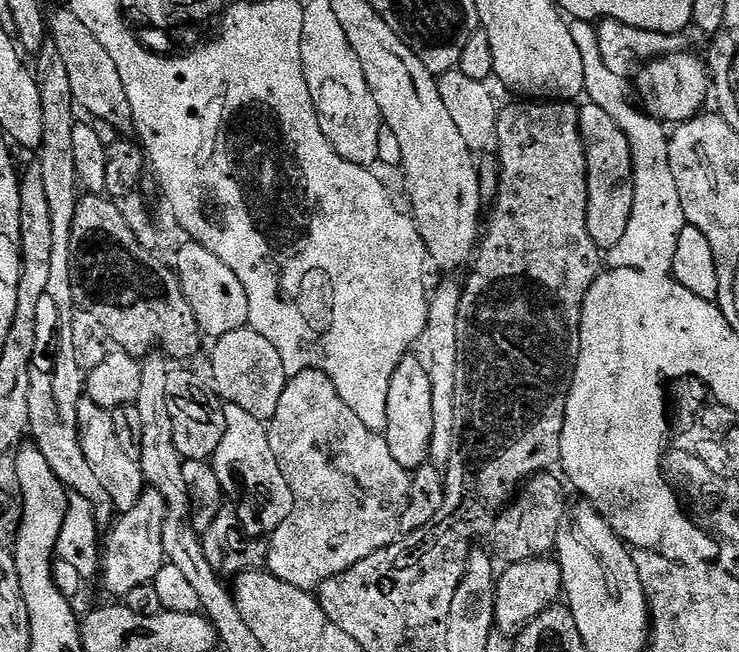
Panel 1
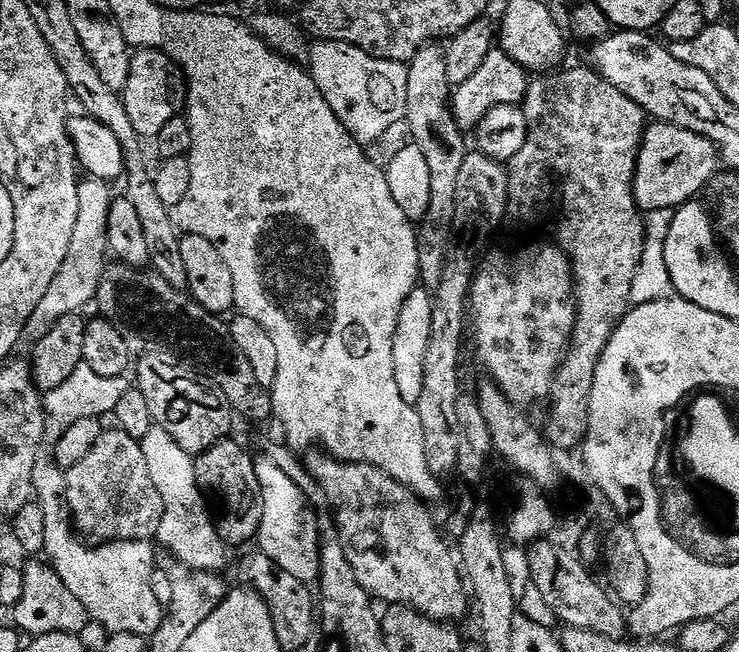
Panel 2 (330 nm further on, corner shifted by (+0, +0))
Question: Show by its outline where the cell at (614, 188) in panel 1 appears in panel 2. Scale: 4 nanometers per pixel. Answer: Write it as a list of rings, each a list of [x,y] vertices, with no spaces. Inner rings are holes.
[[[652,122],[644,129],[644,136],[640,139],[640,149],[636,154],[636,172],[632,175],[632,197],[641,213],[647,214],[654,210],[673,210],[681,204],[695,201],[696,196],[707,187],[712,177],[717,175],[718,153],[714,145],[706,138],[694,134],[690,130],[682,130],[673,124]]]

